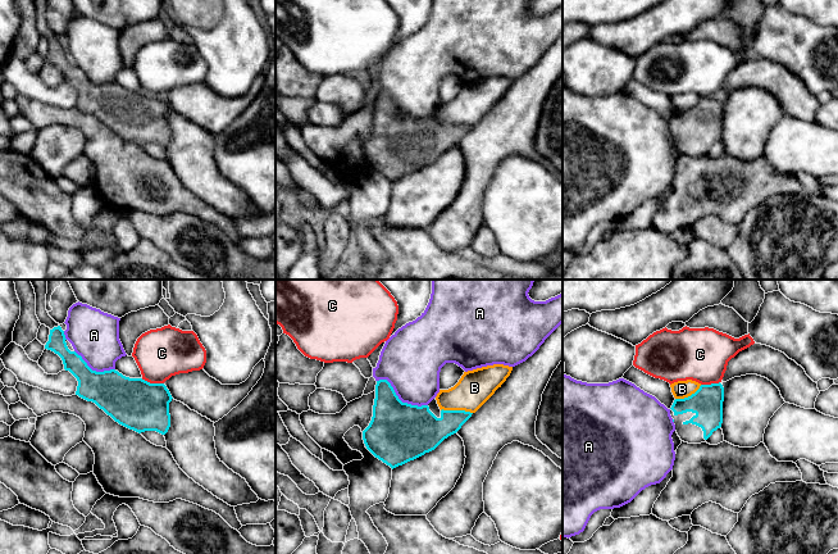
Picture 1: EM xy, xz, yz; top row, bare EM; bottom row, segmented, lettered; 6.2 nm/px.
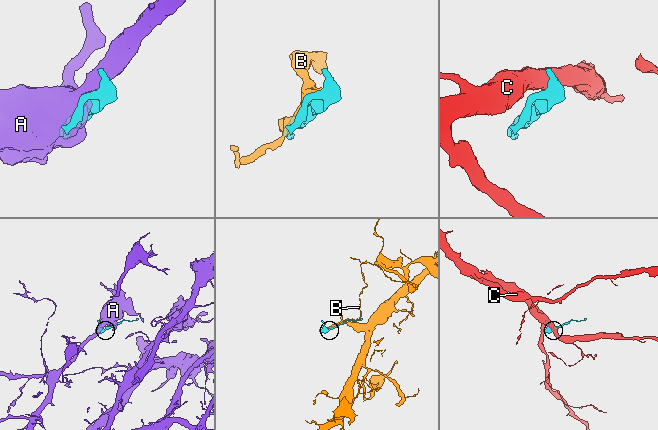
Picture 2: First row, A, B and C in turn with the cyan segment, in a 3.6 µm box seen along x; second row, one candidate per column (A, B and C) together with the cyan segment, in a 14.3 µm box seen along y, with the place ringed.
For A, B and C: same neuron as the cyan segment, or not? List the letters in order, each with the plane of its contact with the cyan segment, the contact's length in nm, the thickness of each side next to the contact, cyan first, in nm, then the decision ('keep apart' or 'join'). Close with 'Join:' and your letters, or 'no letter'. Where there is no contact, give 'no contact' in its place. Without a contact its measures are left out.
A: xz | 360 nm | 380/380 nm | keep apart
B: xz | 200 nm | 240/220 nm | keep apart
C: xy | 150 nm | 320/320 nm | keep apart
Join: no letter

